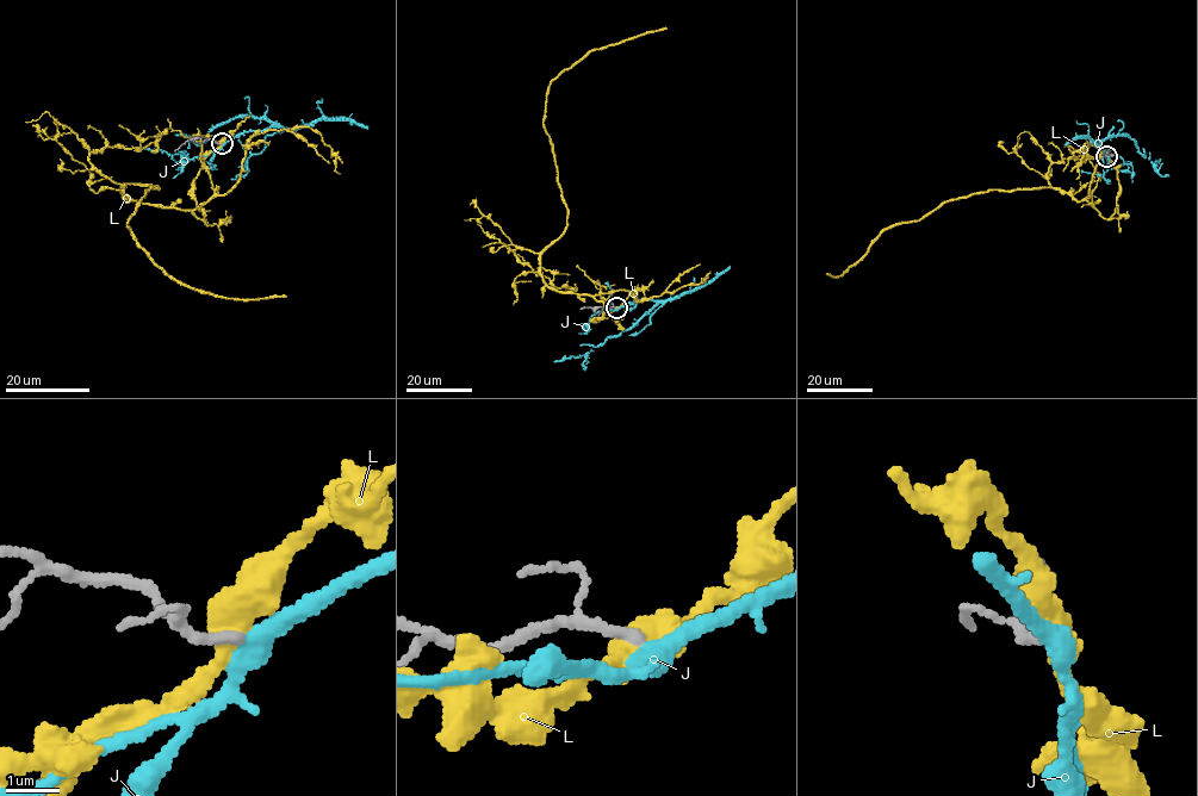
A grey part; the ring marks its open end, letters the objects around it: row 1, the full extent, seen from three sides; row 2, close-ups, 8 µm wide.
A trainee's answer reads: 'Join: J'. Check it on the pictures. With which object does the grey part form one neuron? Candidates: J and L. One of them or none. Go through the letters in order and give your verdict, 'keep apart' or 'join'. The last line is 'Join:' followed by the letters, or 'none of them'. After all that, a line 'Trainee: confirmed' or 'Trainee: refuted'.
J: join
L: keep apart
Join: J
Trainee: confirmed

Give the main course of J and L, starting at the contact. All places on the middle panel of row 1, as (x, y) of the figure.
J: (616, 309), (637, 300), (656, 302), (629, 328), (609, 336), (593, 350), (554, 361)
L: (616, 308), (595, 321), (601, 302), (541, 274), (568, 211), (547, 87), (591, 51), (666, 28)

